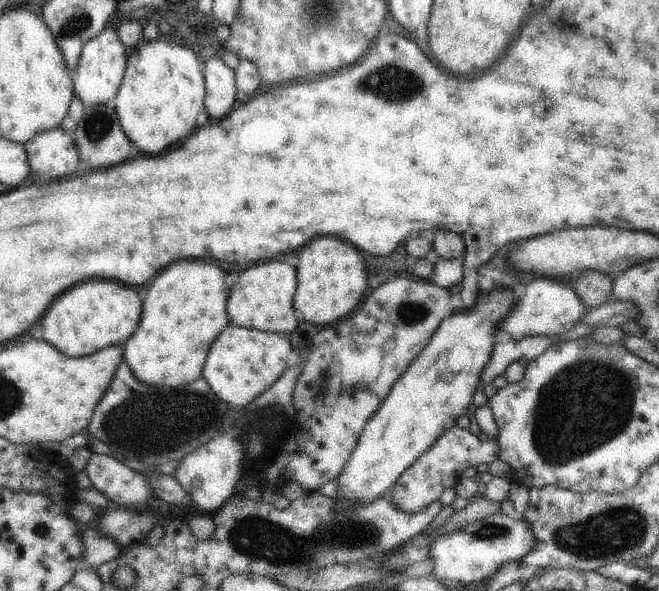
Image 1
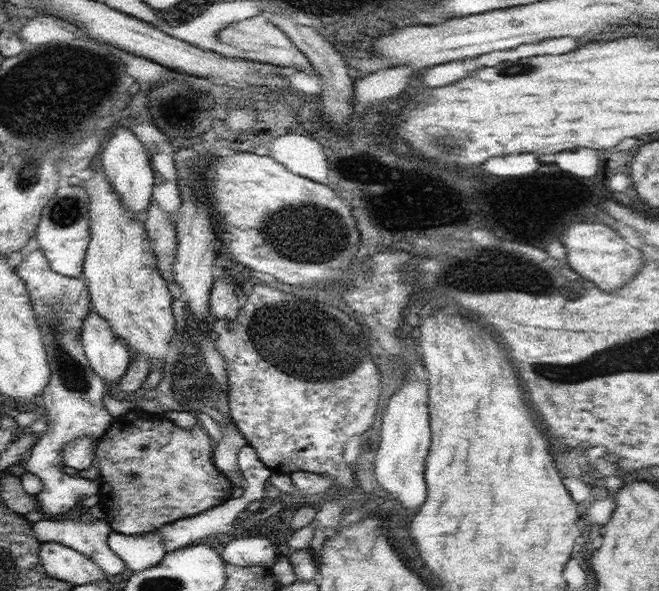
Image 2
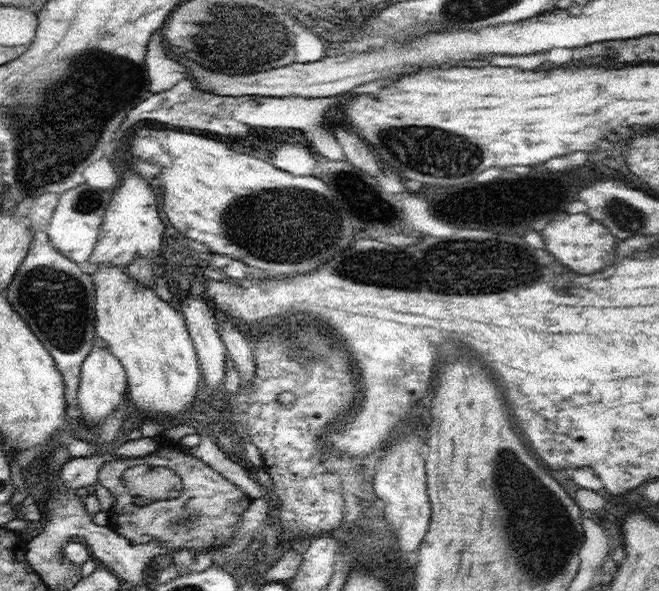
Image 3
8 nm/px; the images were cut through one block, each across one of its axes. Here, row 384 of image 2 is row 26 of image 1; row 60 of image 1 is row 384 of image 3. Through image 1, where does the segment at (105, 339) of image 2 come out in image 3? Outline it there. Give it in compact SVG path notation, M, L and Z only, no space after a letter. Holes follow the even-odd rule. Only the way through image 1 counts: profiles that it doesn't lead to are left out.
M94 346L81 366L81 375L76 395L78 408L84 423L92 429L106 421L123 403L127 396L127 374L122 363L107 349Z

